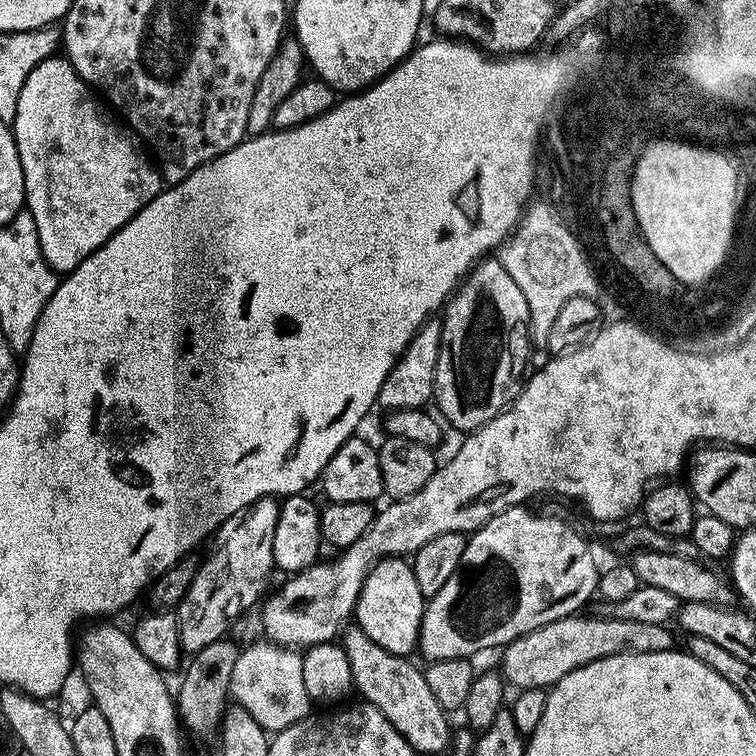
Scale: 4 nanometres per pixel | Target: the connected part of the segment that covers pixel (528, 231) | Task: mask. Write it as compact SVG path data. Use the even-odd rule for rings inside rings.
M533 201L525 209L515 231L501 245L498 259L525 295L526 304L530 308L529 339L535 349L547 347L550 329L558 318L558 311L570 298L595 299L598 296L598 280L590 266L591 261L586 257L576 235L557 218L547 201Z

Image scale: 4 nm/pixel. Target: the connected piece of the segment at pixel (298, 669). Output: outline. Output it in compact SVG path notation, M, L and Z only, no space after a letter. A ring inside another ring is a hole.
M264 638L249 648L241 647L228 683L231 699L241 704L246 714L250 714L265 732L275 734L286 730L286 726L303 720L310 712L310 701L302 680L302 664L303 655L297 649Z

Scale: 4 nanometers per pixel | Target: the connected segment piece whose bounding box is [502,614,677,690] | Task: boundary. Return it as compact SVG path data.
M573 614L564 616L560 620L550 622L538 630L528 632L525 636L519 636L512 640L503 649L504 668L502 675L513 689L542 688L547 689L557 684L566 674L586 666L590 662L598 662L602 658L610 658L618 654L658 654L659 652L671 652L677 647L676 640L672 637L672 628L654 622L633 622L630 618L614 618L607 614L601 616L584 616L585 614Z

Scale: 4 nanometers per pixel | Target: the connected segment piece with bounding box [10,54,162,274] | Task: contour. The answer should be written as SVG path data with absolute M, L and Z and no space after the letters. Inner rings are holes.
M60 54L47 56L30 70L22 94L18 94L16 118L10 125L22 162L26 210L34 218L34 226L38 226L42 254L58 274L76 269L162 191L160 169L150 159L140 137L99 102L67 58Z

